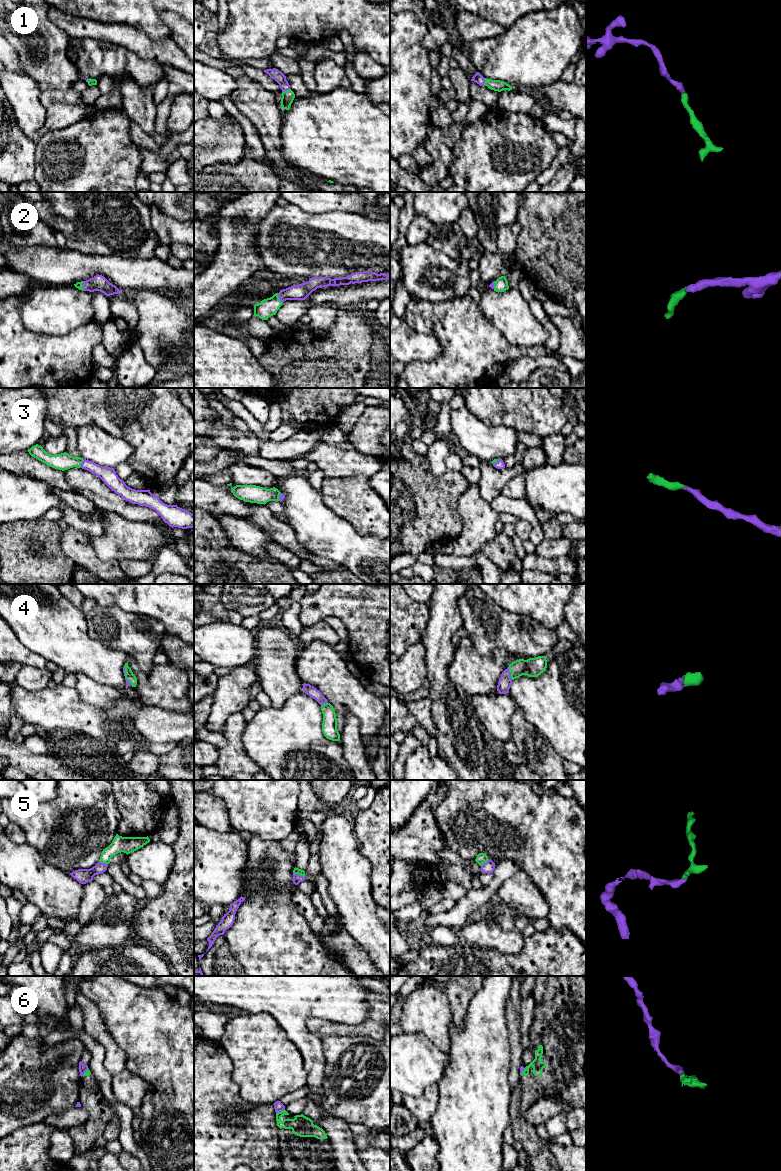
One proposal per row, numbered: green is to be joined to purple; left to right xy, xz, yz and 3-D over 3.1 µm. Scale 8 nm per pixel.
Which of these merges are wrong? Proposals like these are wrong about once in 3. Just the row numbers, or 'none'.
6

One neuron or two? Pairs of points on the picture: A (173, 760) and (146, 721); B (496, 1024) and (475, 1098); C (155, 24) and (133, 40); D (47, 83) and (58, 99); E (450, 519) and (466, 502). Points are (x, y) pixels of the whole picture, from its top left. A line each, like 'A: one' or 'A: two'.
A: two
B: one
C: two
D: two
E: two

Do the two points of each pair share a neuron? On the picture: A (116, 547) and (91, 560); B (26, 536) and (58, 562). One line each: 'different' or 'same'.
A: different
B: same

